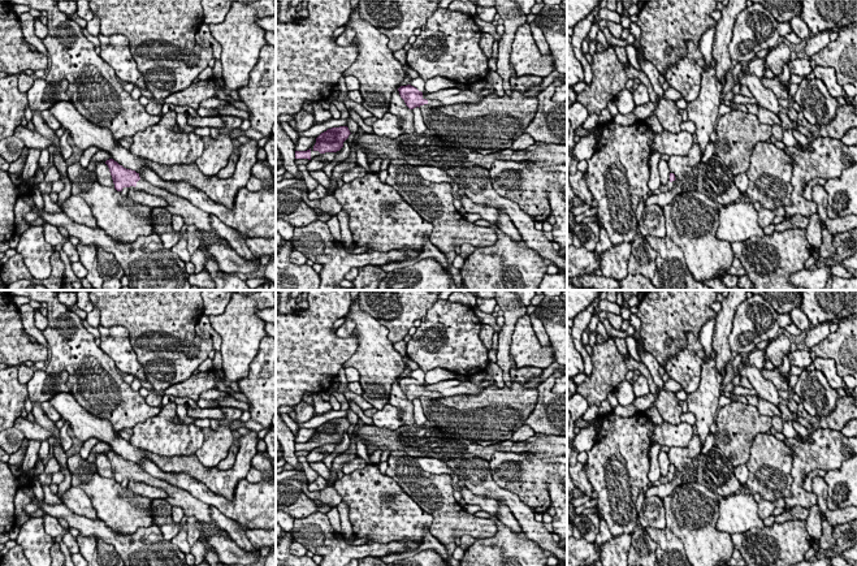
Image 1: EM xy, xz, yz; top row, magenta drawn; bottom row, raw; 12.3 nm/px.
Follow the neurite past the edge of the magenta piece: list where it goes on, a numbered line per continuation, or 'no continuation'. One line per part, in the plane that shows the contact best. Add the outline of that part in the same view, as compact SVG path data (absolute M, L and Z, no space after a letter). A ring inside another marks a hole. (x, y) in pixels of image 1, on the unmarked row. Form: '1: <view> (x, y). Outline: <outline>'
1: xy (191, 506). Outline: M139 471L135 480L156 488L163 488L168 494L165 501L168 501L172 506L181 507L185 513L185 517L194 517L199 523L208 523L213 528L220 528L211 518L209 505L199 501L187 491L170 485L168 481L156 479L144 471Z

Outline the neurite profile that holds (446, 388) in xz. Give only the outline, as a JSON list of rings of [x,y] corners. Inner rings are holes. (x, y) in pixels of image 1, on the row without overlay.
[[[486,375],[482,383],[473,384],[469,380],[443,380],[437,384],[424,384],[423,388],[427,392],[438,392],[442,397],[451,397],[455,394],[479,394],[484,388],[494,385],[492,376]]]

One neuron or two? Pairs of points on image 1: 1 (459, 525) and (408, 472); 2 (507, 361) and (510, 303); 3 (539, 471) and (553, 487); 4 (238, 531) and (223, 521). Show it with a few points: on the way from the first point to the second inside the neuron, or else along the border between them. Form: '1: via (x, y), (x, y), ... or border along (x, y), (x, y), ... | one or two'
1: via (446, 512), (421, 485) | one
2: via (505, 346), (505, 335), (510, 318) | one
3: border along (550, 475), (548, 479), (548, 495), (552, 505) | two
4: via (234, 530), (226, 525) | one

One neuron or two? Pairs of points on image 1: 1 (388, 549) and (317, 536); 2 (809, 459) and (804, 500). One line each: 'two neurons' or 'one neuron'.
1: one neuron
2: one neuron

